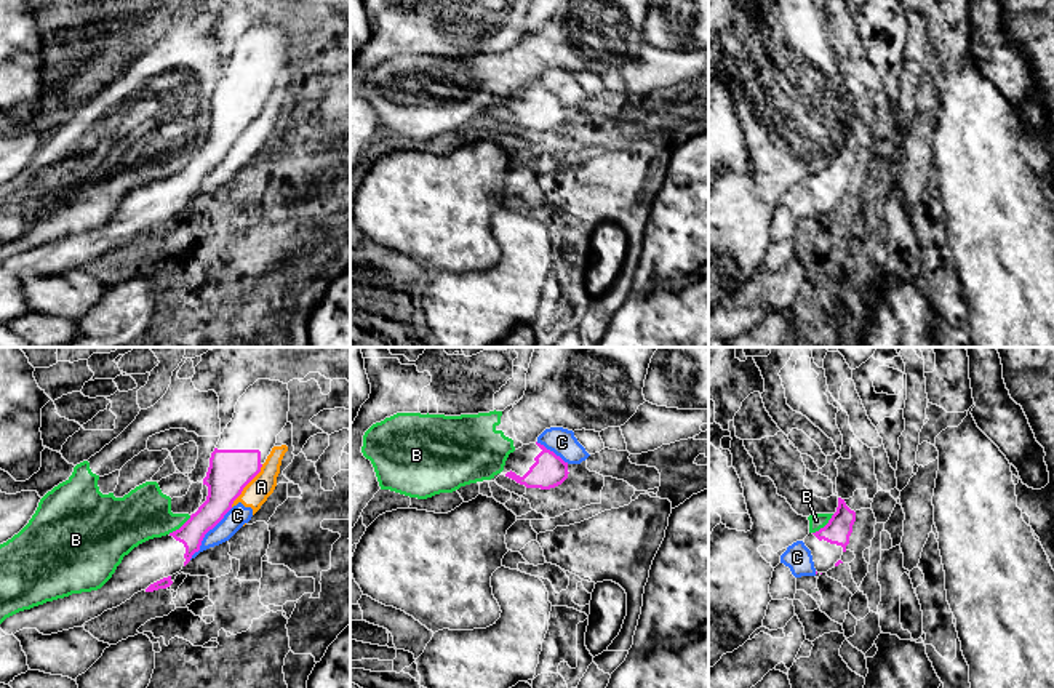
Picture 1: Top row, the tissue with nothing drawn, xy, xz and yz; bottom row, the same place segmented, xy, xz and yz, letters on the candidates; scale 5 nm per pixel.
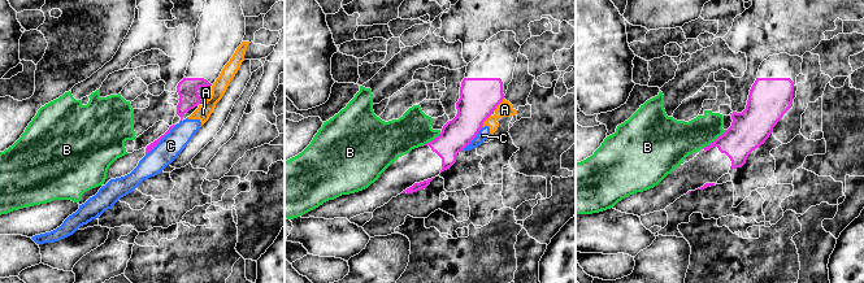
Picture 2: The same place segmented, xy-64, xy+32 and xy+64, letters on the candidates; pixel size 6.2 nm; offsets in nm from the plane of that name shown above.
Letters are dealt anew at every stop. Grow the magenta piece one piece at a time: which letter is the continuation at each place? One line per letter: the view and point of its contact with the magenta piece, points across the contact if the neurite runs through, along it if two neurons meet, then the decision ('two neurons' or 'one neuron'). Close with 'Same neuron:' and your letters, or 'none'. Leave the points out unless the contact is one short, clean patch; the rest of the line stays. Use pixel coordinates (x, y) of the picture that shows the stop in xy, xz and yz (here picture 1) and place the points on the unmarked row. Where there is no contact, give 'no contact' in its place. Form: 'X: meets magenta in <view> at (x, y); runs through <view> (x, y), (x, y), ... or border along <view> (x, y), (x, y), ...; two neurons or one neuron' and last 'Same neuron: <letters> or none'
A: meets magenta in xy at (247, 125); border along xy (263, 106), (261, 112), (231, 148); two neurons
B: meets magenta in yz at (826, 167); border along yz (834, 156), (813, 175); two neurons
C: meets magenta in xy at (207, 173); two neurons
Same neuron: none

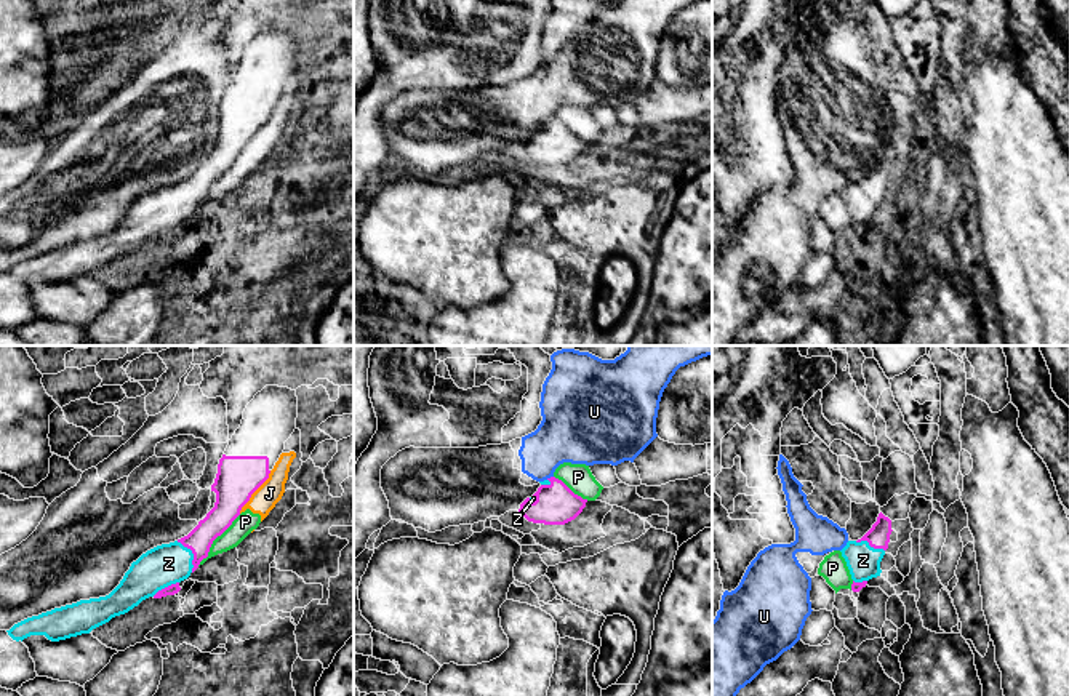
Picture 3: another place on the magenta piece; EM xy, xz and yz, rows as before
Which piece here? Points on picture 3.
J: meets magenta in xy at (255, 132); border along xy (271, 112), (269, 119), (239, 154); two neurons
P: meets magenta in xy at (215, 180); two neurons
U: meets magenta in xz at (551, 119); two neurons
Z: meets magenta in xy at (192, 194); runs through xy (223, 156), (199, 181), (192, 194), (168, 205); one neuron
Same neuron: Z

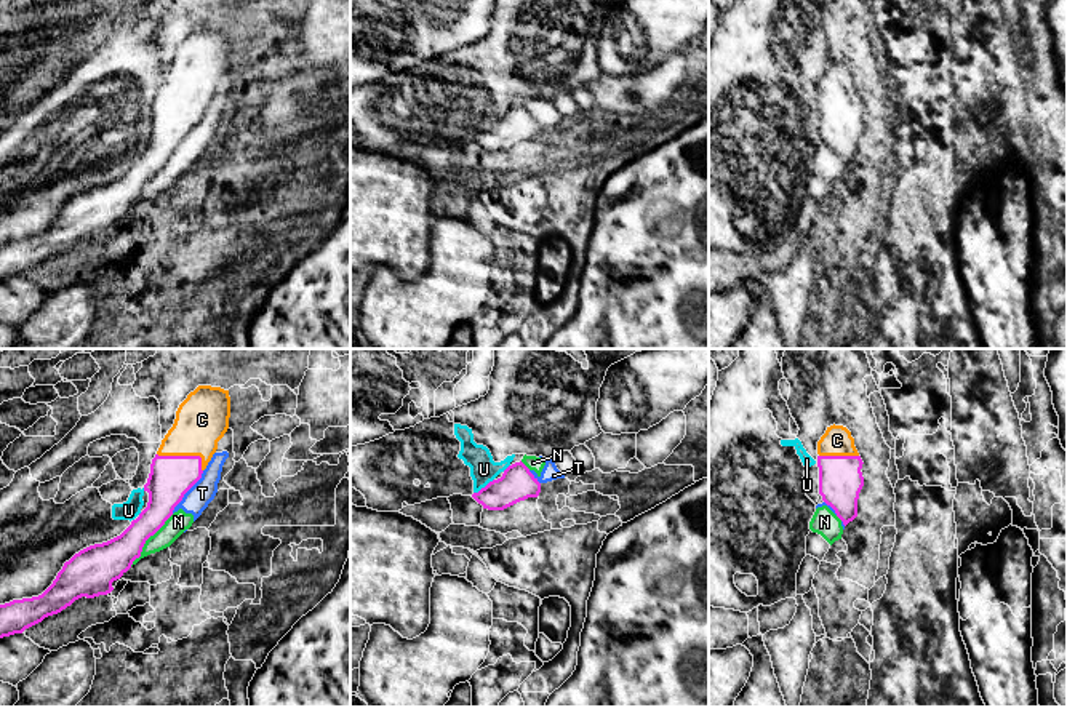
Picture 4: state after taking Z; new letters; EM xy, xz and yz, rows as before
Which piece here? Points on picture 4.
C: meets magenta in xy at (186, 98); runs through xy (171, 119), (186, 98), (202, 61); one neuron
N: meets magenta in xy at (147, 179); two neurons
T: meets magenta in xy at (187, 131); border along xy (203, 112), (202, 119), (171, 154); two neurons
U: meets magenta in xz at (485, 128); border along xz (493, 120), (474, 135); two neurons
Same neuron: C

